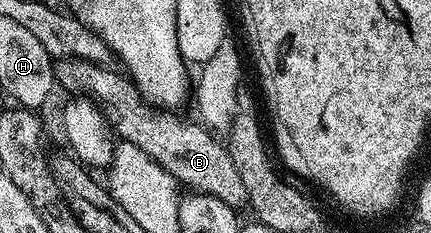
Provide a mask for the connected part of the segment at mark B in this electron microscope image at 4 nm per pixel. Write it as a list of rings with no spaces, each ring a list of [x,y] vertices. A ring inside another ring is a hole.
[[[56,59],[53,64],[55,70],[55,83],[58,85],[60,89],[64,88],[65,91],[71,92],[67,94],[78,94],[80,97],[83,98],[90,98],[95,101],[95,104],[98,105],[100,112],[102,113],[103,117],[106,118],[107,123],[110,125],[112,129],[112,133],[120,140],[120,141],[127,141],[132,142],[138,149],[144,150],[145,154],[149,154],[151,158],[157,162],[167,173],[169,173],[174,179],[180,184],[183,185],[185,188],[186,186],[190,191],[194,192],[201,192],[207,193],[210,196],[215,198],[219,198],[219,200],[225,202],[230,208],[234,210],[241,209],[240,207],[244,207],[247,204],[248,198],[248,191],[245,188],[244,182],[241,180],[241,176],[237,173],[237,168],[233,165],[233,160],[229,157],[227,152],[226,145],[219,139],[219,141],[215,140],[215,137],[204,125],[195,122],[195,124],[191,122],[187,122],[181,118],[179,118],[179,114],[171,111],[170,109],[162,109],[157,108],[156,106],[149,104],[142,95],[140,95],[139,91],[137,90],[137,86],[133,81],[130,80],[126,75],[118,74],[117,71],[112,70],[110,68],[102,68],[98,64],[91,63],[85,60],[76,60],[76,59]]]

